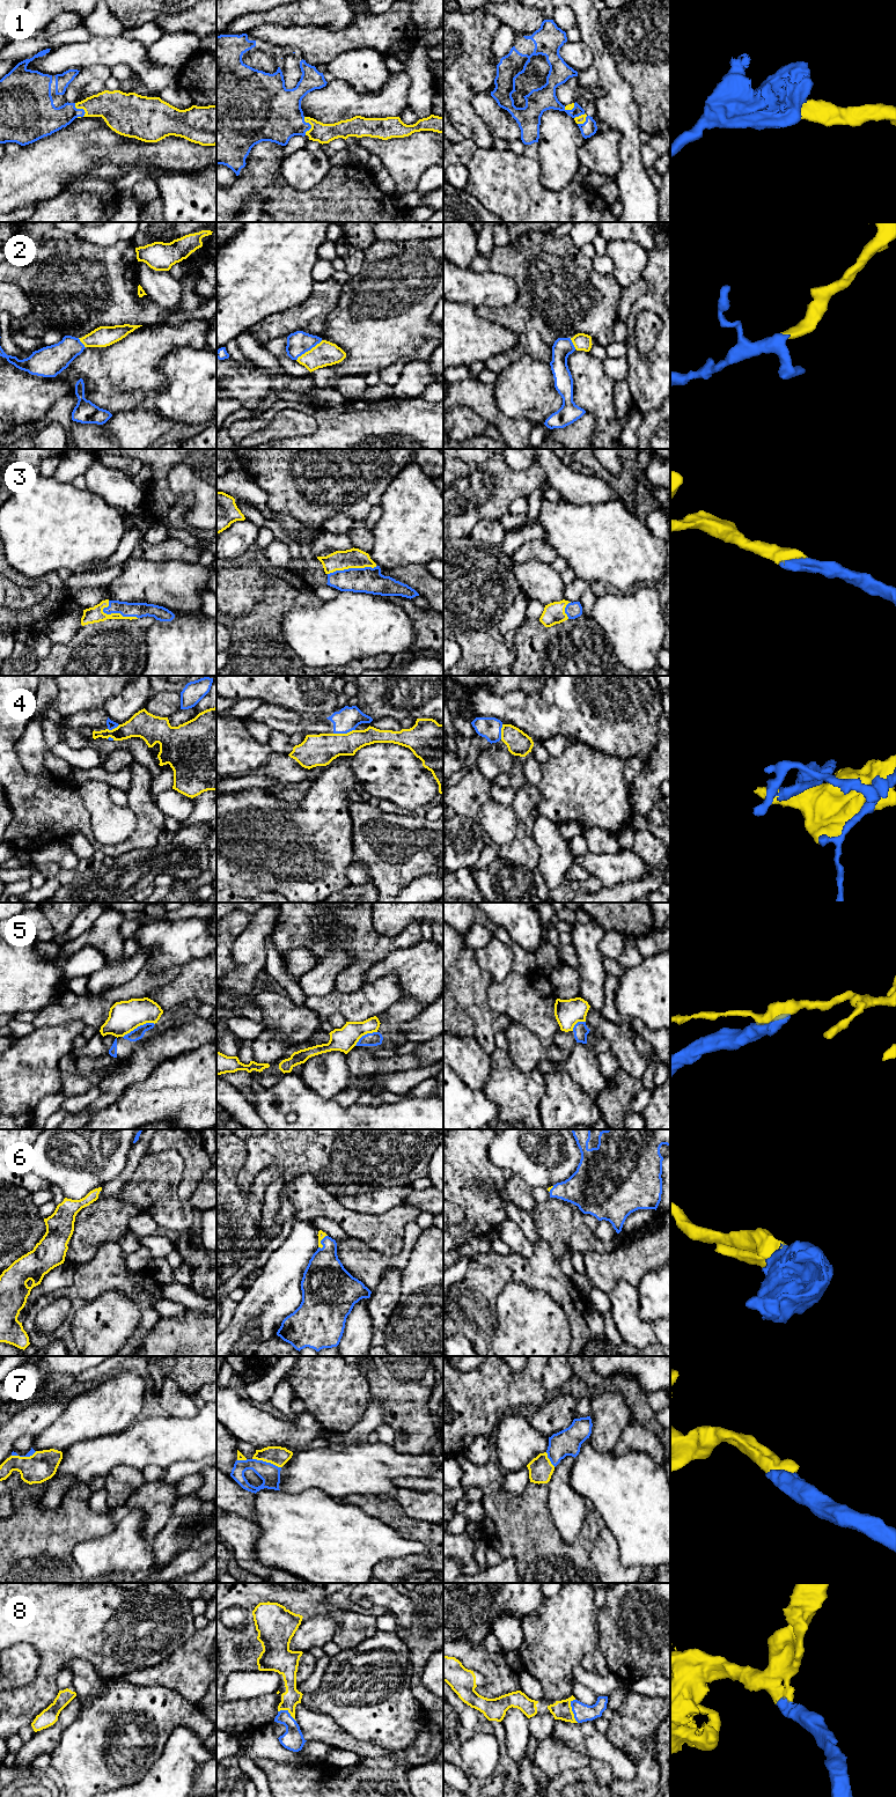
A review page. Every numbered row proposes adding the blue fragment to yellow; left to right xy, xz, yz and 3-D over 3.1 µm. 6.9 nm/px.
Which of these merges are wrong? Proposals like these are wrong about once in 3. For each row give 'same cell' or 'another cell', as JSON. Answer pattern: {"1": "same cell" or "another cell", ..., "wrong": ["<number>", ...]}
{"1": "same cell", "2": "same cell", "3": "same cell", "4": "another cell", "5": "another cell", "6": "same cell", "7": "same cell", "8": "same cell", "wrong": ["4", "5"]}

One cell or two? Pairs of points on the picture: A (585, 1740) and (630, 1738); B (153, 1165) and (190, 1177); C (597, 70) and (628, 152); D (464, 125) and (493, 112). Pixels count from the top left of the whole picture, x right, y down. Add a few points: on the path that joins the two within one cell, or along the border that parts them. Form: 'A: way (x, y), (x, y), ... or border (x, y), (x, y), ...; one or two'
A: border (604, 1733), (624, 1754); two
B: border (173, 1149), (183, 1160), (178, 1197), (188, 1200); two
C: way (617, 90), (617, 109), (628, 124), (628, 131); one
D: border (478, 91), (471, 100), (471, 108), (493, 138); two

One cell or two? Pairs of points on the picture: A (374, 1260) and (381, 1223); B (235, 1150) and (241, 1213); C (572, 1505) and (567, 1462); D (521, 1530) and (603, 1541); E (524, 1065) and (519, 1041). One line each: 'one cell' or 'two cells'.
A: two cells
B: one cell
C: one cell
D: two cells
E: one cell

